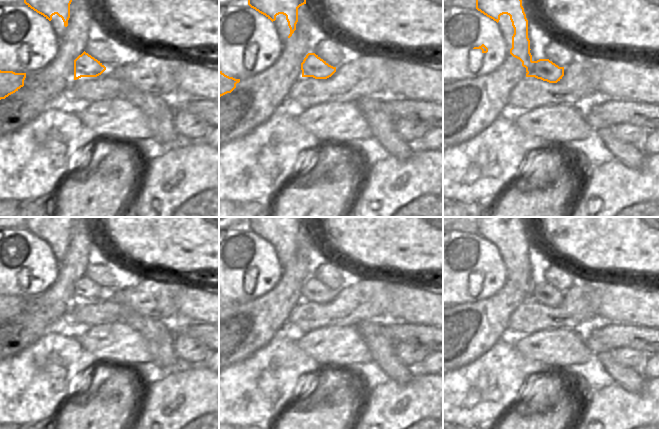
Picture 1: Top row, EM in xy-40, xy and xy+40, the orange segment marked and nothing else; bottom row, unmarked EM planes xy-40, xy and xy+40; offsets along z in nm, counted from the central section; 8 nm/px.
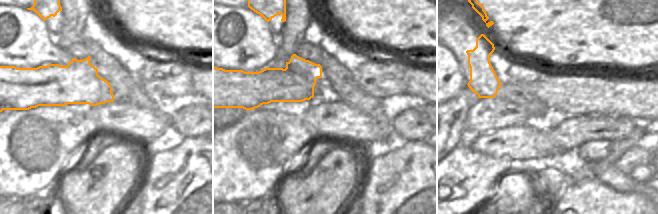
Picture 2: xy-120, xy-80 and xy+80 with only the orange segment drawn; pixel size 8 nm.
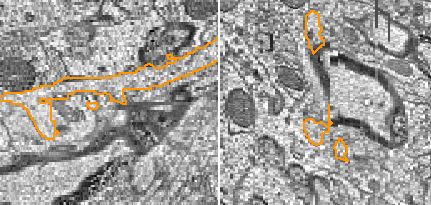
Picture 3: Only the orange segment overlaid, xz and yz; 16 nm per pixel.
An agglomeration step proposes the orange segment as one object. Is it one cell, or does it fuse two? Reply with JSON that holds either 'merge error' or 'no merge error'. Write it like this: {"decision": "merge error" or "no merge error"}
{"decision": "merge error"}

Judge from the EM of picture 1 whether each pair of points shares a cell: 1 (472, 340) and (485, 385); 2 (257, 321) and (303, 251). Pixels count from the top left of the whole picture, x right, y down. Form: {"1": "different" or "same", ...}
{"1": "different", "2": "same"}

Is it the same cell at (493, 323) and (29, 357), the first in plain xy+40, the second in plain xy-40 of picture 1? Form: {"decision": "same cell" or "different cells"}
{"decision": "different cells"}

